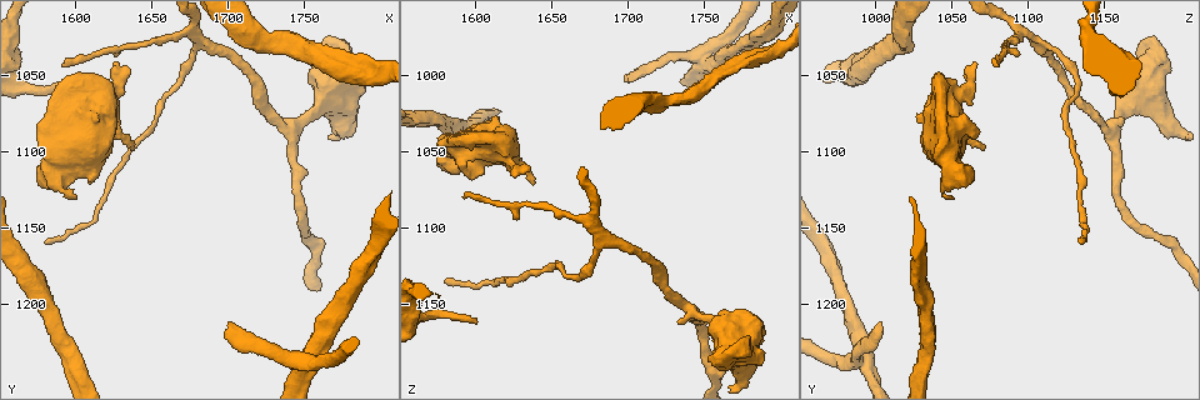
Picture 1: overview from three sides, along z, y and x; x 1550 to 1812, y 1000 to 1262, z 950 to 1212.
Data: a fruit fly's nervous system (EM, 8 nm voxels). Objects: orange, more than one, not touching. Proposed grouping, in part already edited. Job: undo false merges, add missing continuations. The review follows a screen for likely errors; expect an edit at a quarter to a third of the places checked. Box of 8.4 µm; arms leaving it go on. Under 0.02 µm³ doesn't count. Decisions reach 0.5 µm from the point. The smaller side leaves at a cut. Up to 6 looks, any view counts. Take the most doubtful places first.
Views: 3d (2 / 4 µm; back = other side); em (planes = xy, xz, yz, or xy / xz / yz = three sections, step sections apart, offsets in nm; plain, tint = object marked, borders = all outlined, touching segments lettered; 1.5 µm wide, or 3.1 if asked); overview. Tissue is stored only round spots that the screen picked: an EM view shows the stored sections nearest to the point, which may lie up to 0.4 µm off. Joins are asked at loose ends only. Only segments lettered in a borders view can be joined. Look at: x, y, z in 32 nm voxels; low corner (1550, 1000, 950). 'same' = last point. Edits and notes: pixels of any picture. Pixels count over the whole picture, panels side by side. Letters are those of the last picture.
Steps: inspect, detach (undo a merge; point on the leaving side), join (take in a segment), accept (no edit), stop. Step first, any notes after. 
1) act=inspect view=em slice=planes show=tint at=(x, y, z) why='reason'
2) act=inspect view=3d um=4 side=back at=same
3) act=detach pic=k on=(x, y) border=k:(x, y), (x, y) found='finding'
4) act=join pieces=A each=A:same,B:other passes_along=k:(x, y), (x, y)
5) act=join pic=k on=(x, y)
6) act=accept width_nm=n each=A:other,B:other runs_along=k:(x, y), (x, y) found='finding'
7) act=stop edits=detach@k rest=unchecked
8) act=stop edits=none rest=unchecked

act=inspect view=3d um=4 at=(1748, 1236, 986) why='four-way junction'

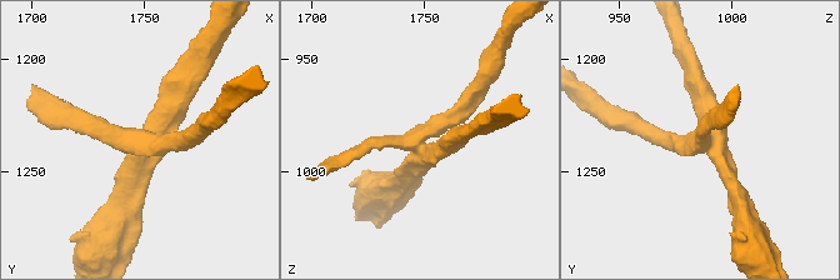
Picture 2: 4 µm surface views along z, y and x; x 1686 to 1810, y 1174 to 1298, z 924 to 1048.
act=inspect view=em slice=yz step=8 show=borders at=(1749, 1235, 986) arms=4

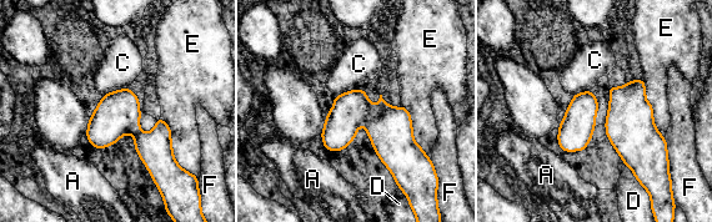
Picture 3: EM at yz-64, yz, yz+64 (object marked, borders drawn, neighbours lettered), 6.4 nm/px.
act=accept width_nm=200 each=A:other,C:other,D:other,E:other,F:other border=3:(364, 89), (346, 90), (336, 96) found='all the same neuron'

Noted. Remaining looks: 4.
act=inspect view=em slice=xy step=4 show=borders at=(1638, 1098, 1070) why='tapers out'

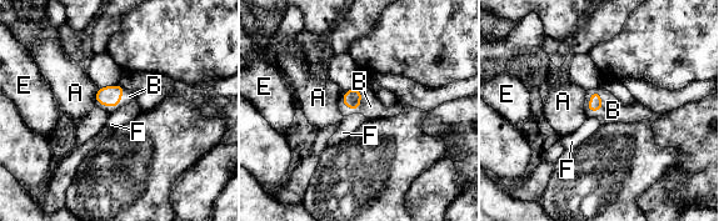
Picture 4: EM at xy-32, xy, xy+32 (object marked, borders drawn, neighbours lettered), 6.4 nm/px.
act=inspect view=em slice=planes show=borders at=same

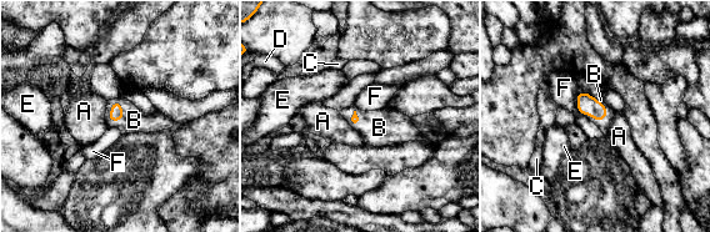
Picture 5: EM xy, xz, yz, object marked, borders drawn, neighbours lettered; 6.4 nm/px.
act=join pieces=B each=A:other,B:same,C:other,D:other,E:other,F:other passes_along=5:(116, 114), (123, 114), (134, 120) found='the neuron continues'

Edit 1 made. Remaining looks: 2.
act=inspect view=em slice=planes show=borders at=(1580, 1160, 1134) why='an open end'

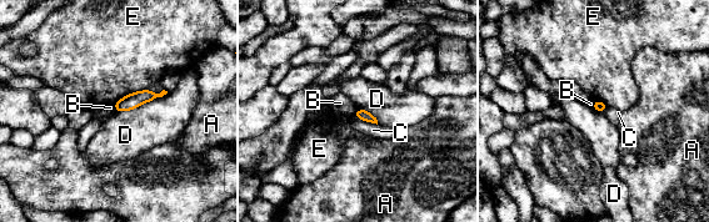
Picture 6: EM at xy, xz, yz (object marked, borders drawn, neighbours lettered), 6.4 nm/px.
act=accept longest_contact=D:360nm each=A:other,B:other,C:other,D:other,E:other border=6:(168, 92), (133, 109), (115, 112) found='none of them fits'

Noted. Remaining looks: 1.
act=stop edits=join@5 rest=unchecked

